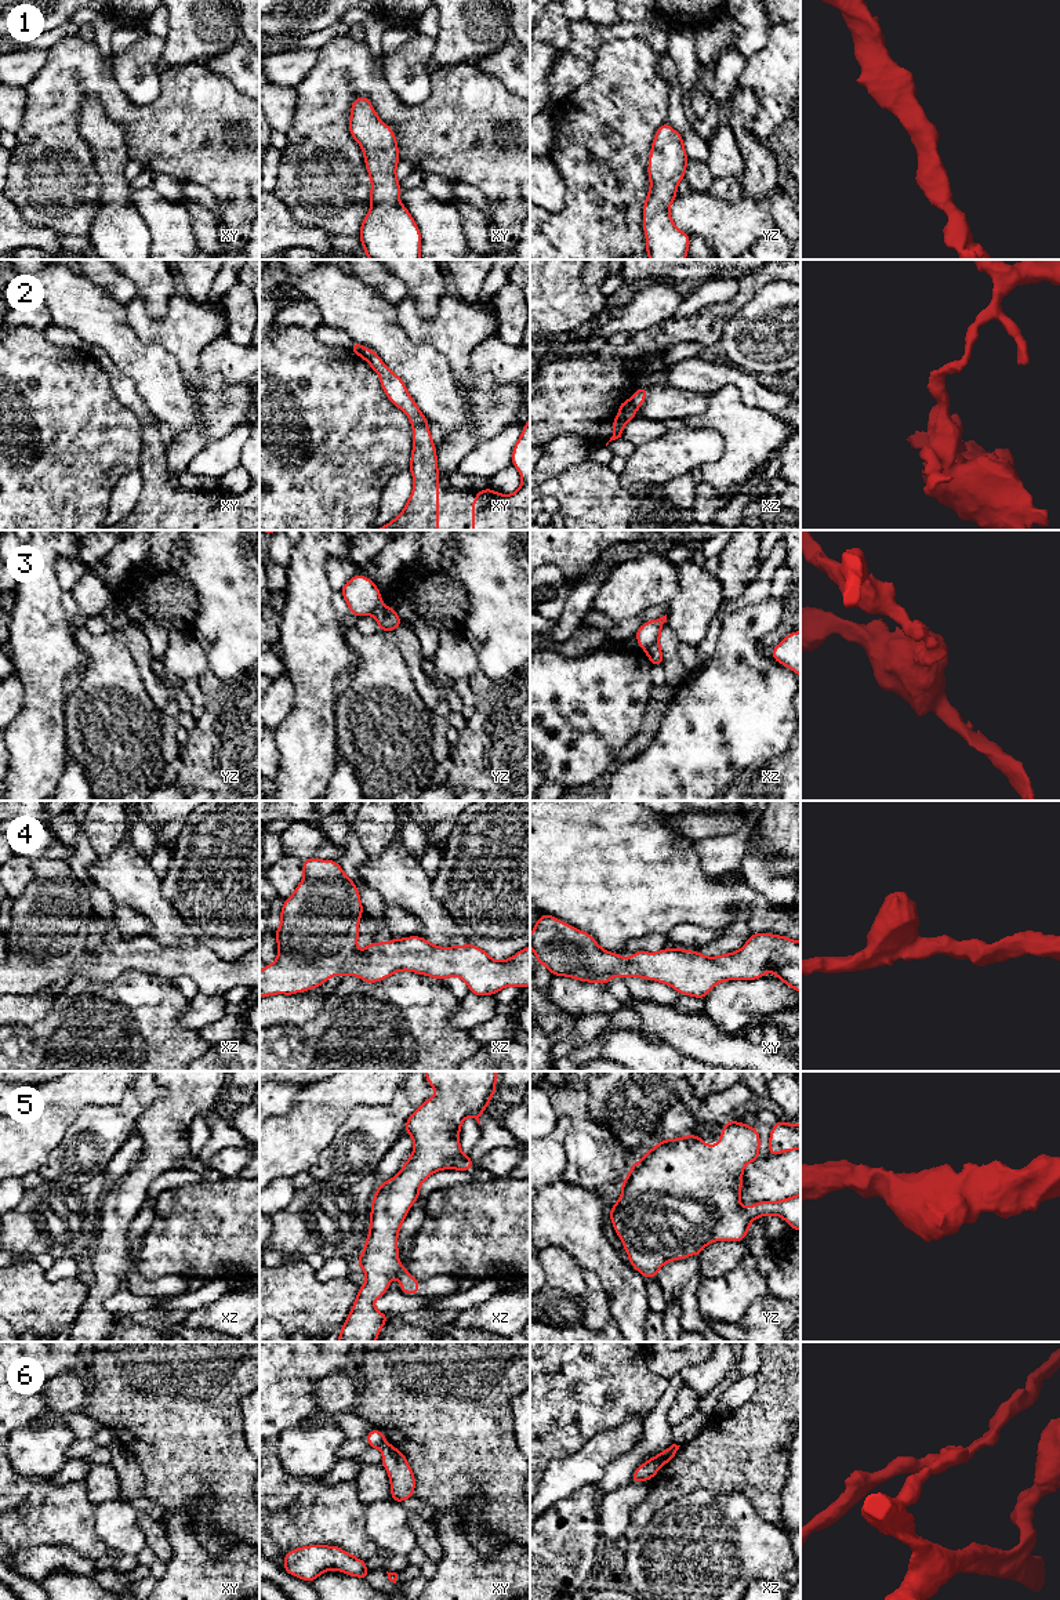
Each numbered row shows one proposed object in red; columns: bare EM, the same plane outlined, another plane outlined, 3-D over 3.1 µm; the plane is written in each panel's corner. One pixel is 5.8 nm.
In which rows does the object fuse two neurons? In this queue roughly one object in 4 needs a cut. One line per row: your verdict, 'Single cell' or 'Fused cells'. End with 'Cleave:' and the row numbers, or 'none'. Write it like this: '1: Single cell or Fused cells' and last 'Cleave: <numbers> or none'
1: Single cell
2: Fused cells
3: Fused cells
4: Single cell
5: Single cell
6: Single cell
Cleave: 2, 3

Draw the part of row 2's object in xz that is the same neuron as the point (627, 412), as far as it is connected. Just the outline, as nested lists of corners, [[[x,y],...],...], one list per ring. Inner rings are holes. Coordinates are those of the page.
[[[624,400],[622,403],[618,404],[620,410],[617,417],[613,420],[613,436],[610,438],[610,440],[606,443],[606,446],[611,442],[616,440],[618,438],[621,438],[622,431],[625,424],[636,417],[636,410],[632,406],[631,400]]]

